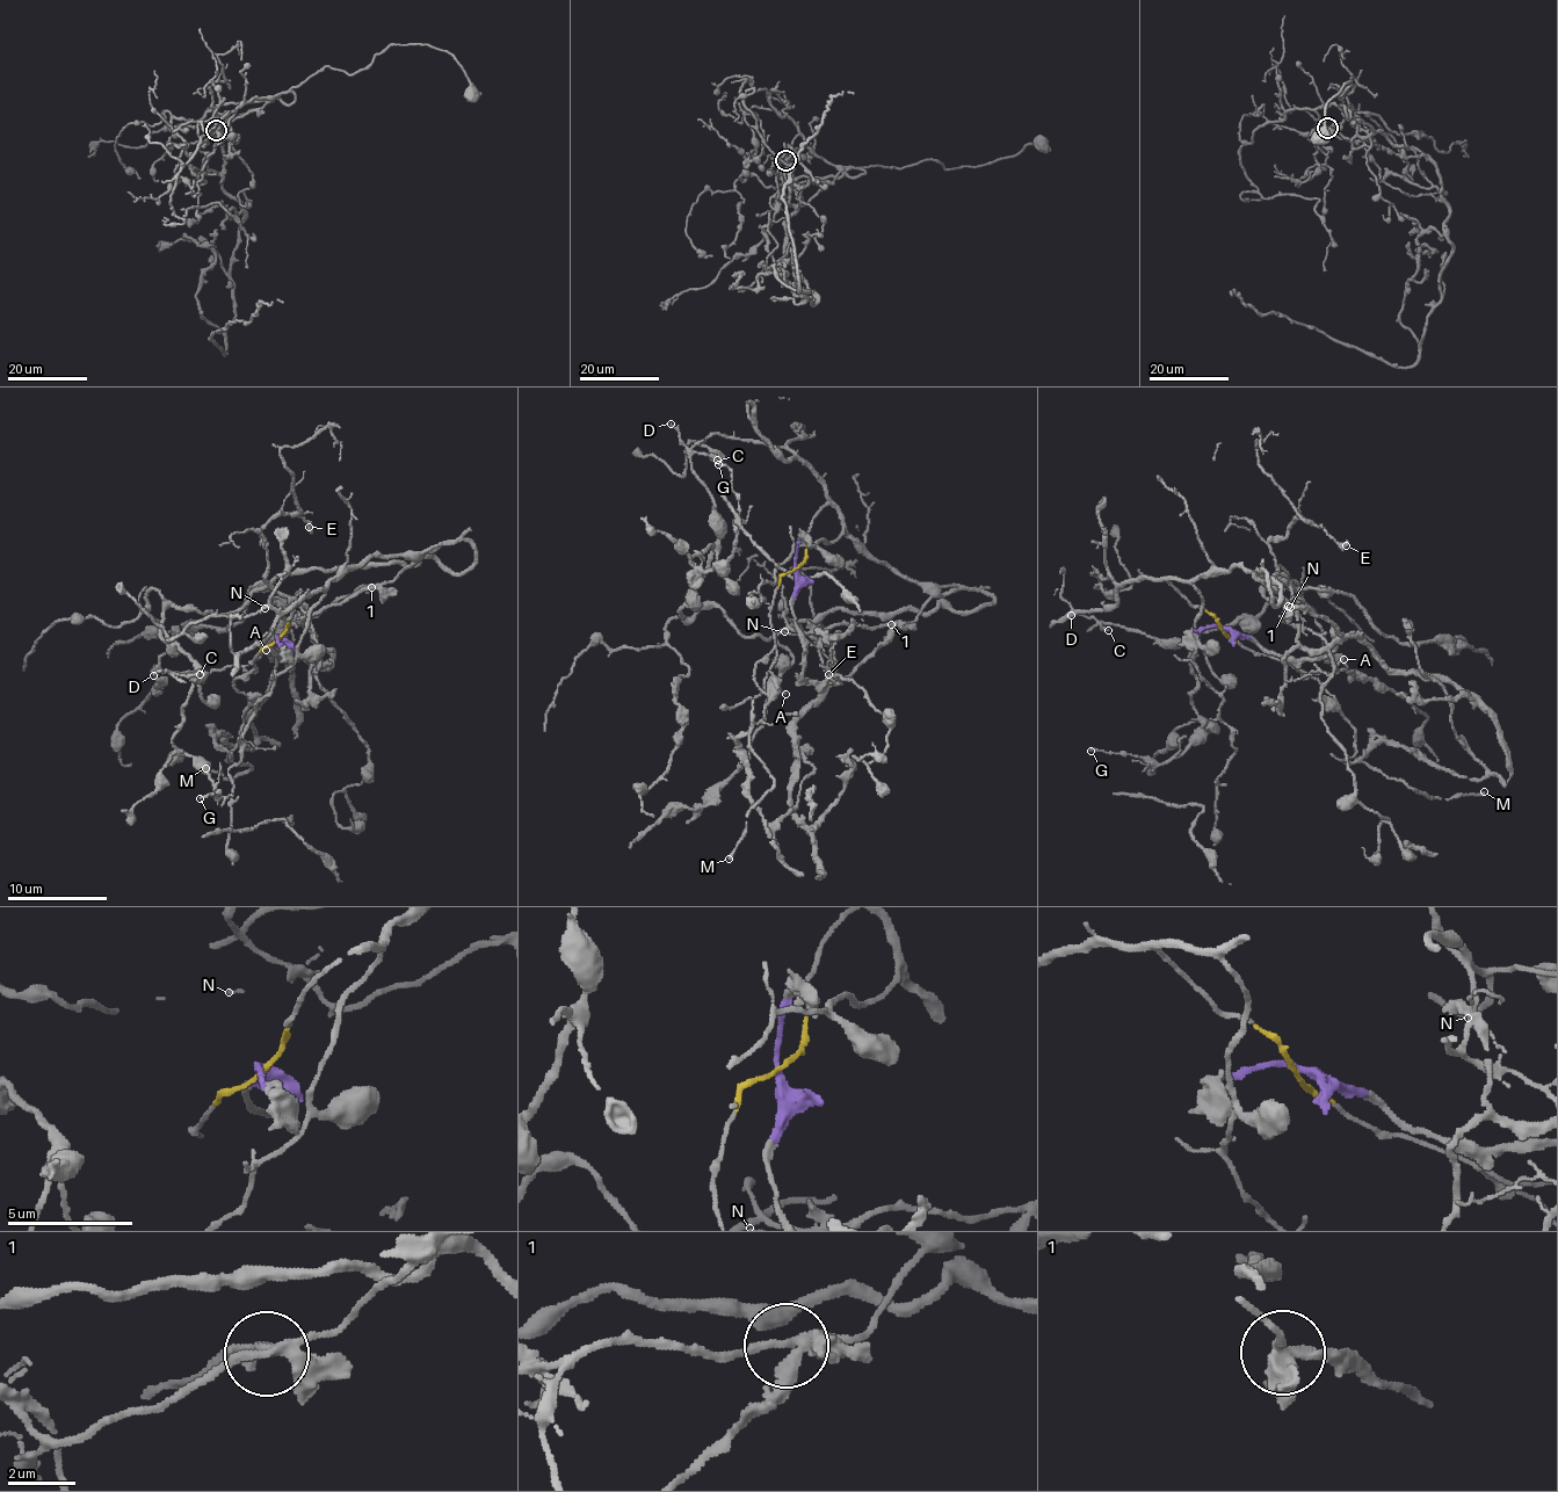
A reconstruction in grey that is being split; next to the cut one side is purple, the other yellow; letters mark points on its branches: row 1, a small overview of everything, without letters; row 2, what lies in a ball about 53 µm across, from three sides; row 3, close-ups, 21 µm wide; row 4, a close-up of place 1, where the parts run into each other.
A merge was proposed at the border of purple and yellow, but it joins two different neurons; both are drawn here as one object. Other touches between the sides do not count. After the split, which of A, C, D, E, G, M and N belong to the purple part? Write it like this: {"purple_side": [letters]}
{"purple_side": []}

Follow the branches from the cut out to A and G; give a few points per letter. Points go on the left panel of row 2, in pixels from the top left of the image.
A: (277, 638), (260, 649), (249, 661), (256, 668), (244, 672), (246, 665), (266, 649)
G: (277, 638), (362, 560), (412, 560), (167, 609), (195, 665), (173, 745), (220, 791), (198, 797)

